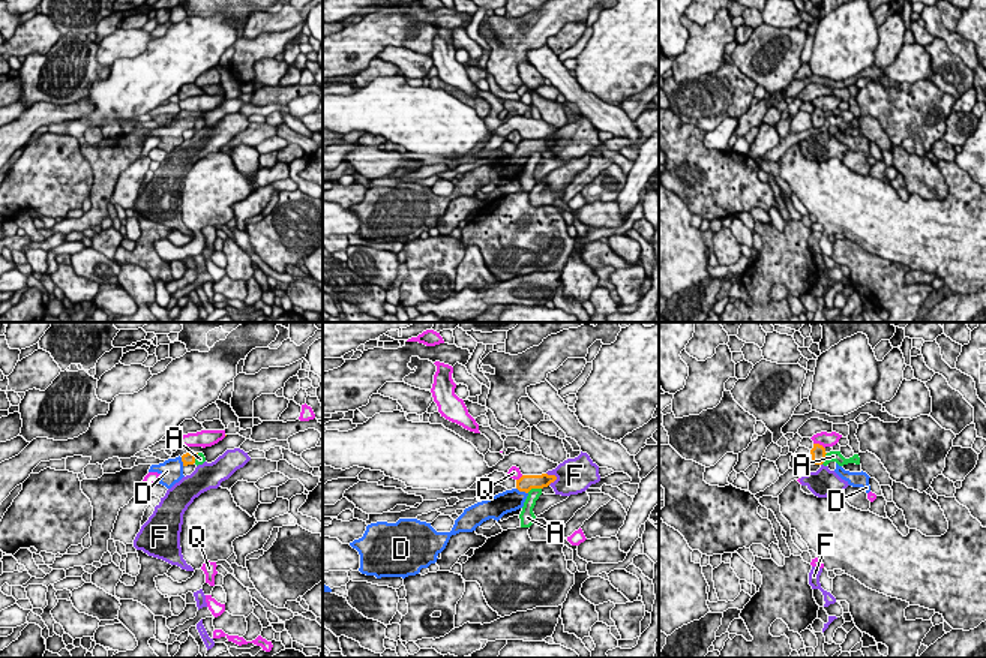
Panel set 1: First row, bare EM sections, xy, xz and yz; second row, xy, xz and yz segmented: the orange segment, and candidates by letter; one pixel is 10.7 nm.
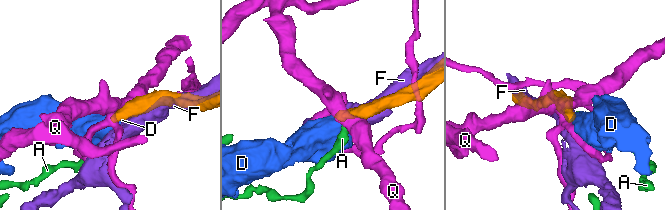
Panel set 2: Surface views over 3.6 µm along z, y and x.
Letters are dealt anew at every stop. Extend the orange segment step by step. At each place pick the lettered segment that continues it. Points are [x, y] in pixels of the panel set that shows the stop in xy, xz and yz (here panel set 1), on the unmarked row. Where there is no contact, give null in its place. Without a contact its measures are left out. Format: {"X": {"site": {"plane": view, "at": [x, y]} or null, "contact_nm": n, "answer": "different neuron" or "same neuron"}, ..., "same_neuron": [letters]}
{"A": {"site": {"plane": "xz", "at": [533, 152]}, "contact_nm": 170, "answer": "different neuron"}, "D": {"site": {"plane": "xz", "at": [523, 155]}, "contact_nm": 140, "answer": "same neuron"}, "F": {"site": {"plane": "xz", "at": [556, 141]}, "contact_nm": 150, "answer": "different neuron"}, "Q": {"site": {"plane": "yz", "at": [818, 108]}, "contact_nm": 140, "answer": "different neuron"}, "same_neuron": ["D"]}

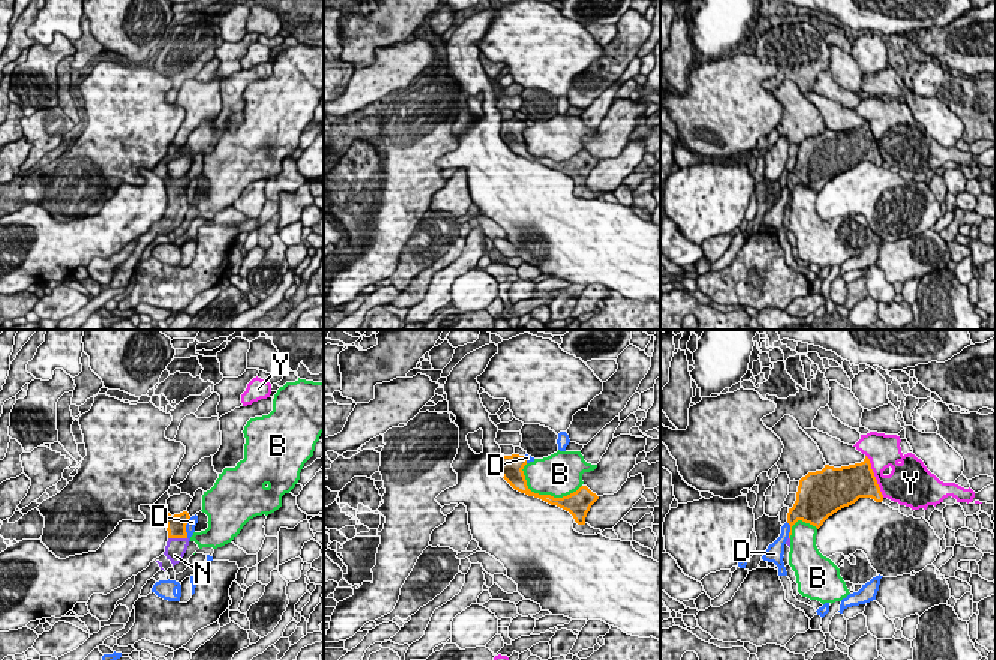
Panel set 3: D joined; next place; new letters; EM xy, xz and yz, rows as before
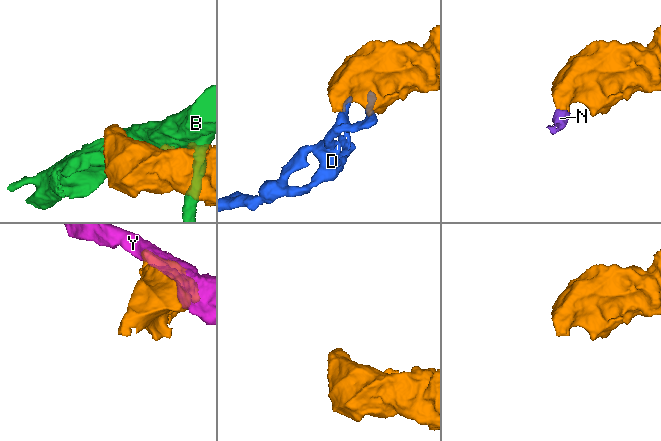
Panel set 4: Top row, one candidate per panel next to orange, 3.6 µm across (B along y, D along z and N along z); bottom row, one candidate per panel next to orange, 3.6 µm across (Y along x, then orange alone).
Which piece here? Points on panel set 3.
{"B": {"site": {"plane": "xz", "at": [546, 159]}, "contact_nm": 700, "answer": "different neuron"}, "D": {"site": {"plane": "xy", "at": [185, 192]}, "contact_nm": 220, "answer": "different neuron"}, "N": {"site": {"plane": "xy", "at": [177, 201]}, "contact_nm": 200, "answer": "same neuron"}, "Y": {"site": {"plane": "yz", "at": [873, 140]}, "contact_nm": 500, "answer": "different neuron"}, "same_neuron": ["N"]}

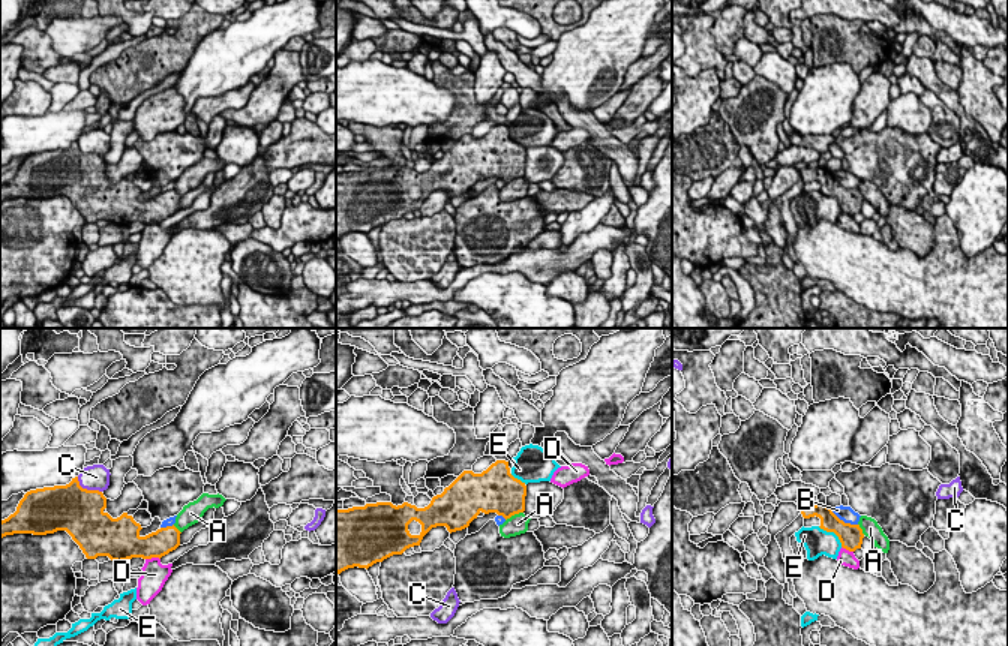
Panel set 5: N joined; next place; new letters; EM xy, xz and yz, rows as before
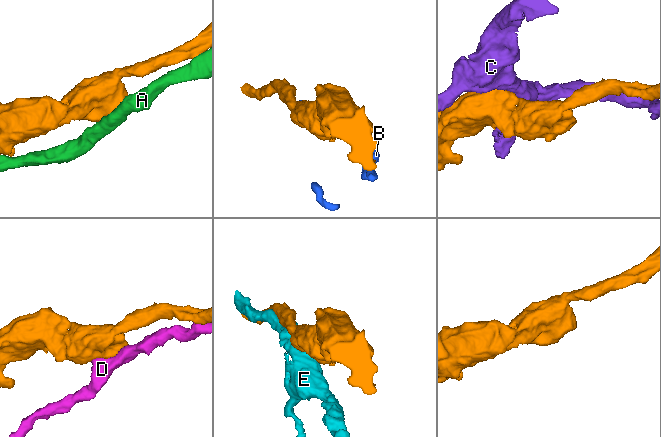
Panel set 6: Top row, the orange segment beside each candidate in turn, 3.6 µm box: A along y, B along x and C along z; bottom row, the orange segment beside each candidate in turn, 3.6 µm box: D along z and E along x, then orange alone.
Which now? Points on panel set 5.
{"A": {"site": {"plane": "xz", "at": [513, 179]}, "contact_nm": 220, "answer": "different neuron"}, "B": {"site": {"plane": "yz", "at": [842, 185]}, "contact_nm": 360, "answer": "different neuron"}, "C": {"site": {"plane": "xy", "at": [86, 153]}, "contact_nm": 320, "answer": "different neuron"}, "D": {"site": {"plane": "xy", "at": [152, 221]}, "contact_nm": 160, "answer": "different neuron"}, "E": {"site": {"plane": "yz", "at": [833, 195]}, "contact_nm": 340, "answer": "different neuron"}, "same_neuron": []}

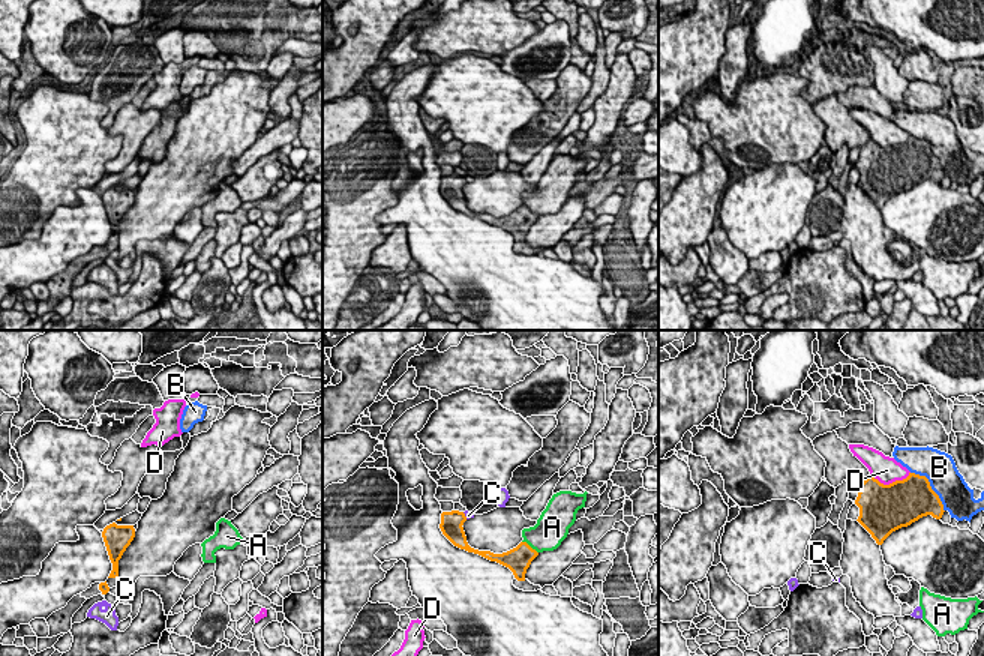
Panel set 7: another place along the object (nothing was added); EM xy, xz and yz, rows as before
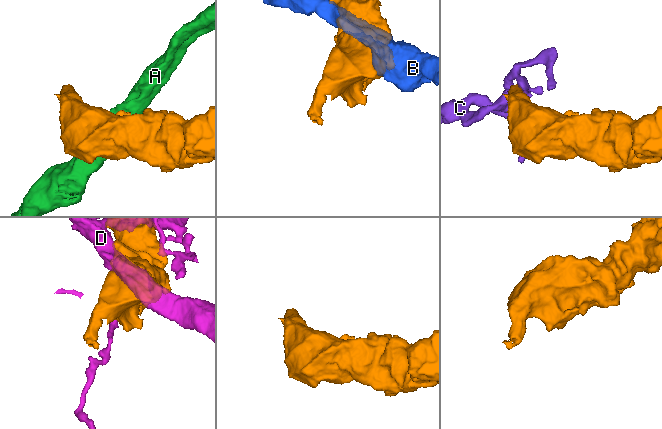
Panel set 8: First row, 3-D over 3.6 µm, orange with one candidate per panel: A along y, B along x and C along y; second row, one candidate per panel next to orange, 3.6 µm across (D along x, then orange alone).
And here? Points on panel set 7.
{"A": {"site": {"plane": "xz", "at": [528, 209]}, "contact_nm": 220, "answer": "different neuron"}, "B": {"site": {"plane": "yz", "at": [930, 150]}, "contact_nm": 550, "answer": "different neuron"}, "C": {"site": {"plane": "xz", "at": [464, 179]}, "contact_nm": 100, "answer": "different neuron"}, "D": {"site": {"plane": "yz", "at": [890, 147]}, "contact_nm": 440, "answer": "different neuron"}, "same_neuron": []}

